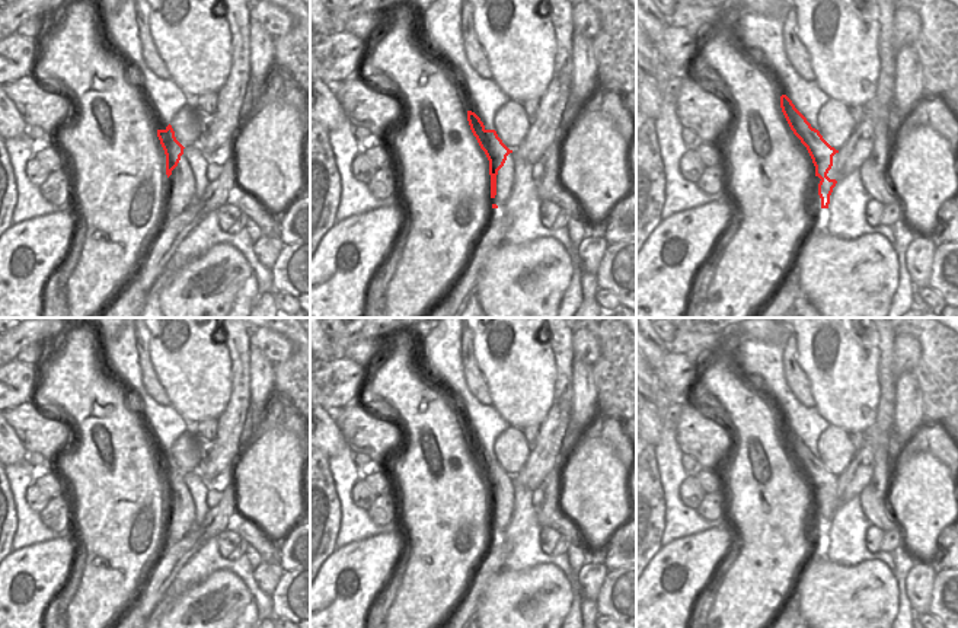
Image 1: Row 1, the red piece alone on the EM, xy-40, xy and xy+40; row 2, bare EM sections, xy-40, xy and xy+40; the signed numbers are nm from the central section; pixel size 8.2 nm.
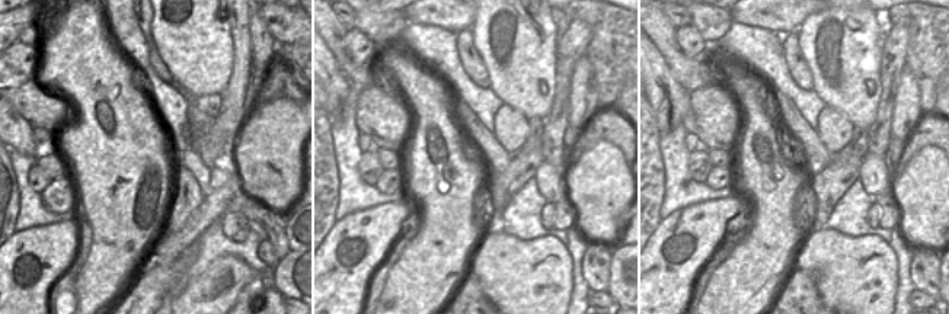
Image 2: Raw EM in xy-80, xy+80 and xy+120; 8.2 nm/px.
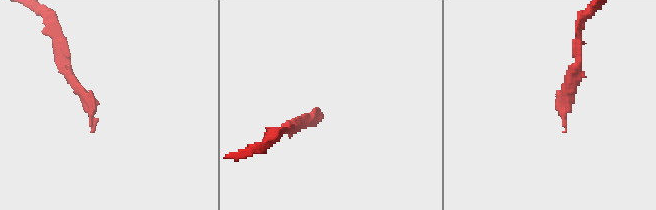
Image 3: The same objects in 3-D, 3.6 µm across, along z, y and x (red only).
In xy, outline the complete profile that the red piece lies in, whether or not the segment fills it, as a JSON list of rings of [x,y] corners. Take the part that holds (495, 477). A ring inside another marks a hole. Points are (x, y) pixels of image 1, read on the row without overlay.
[[[467,437],[467,447],[489,487],[492,535],[504,536],[514,510],[512,476],[502,469],[495,456],[486,456],[475,439]]]

